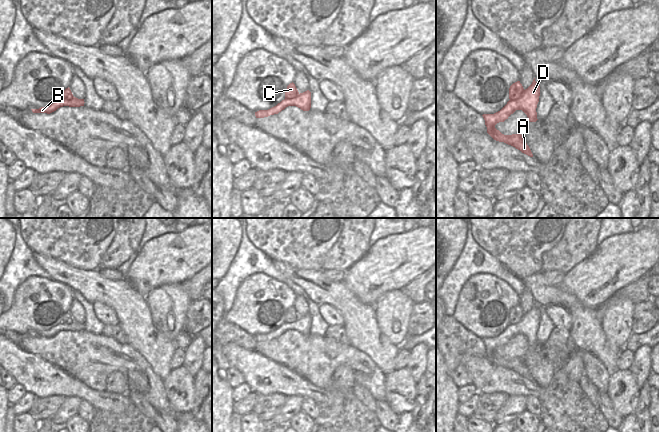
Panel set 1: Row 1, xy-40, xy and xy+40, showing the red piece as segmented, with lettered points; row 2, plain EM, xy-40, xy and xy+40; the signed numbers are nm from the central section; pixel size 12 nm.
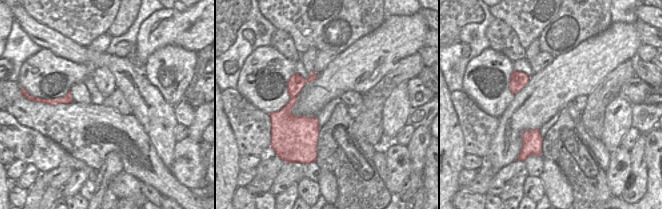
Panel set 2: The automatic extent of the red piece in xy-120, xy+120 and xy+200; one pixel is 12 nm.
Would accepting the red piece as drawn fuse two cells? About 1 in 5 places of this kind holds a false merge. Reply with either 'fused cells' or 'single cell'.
single cell

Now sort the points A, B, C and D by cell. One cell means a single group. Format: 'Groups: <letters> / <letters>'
Groups: A B C D

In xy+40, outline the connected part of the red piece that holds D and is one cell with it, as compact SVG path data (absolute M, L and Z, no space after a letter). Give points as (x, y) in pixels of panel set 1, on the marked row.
M520 81L513 83L509 88L509 101L498 112L494 114L483 114L487 133L496 141L504 142L515 147L522 153L533 157L533 154L527 145L524 136L521 134L504 135L495 128L499 122L504 122L516 110L522 110L528 117L530 122L536 122L537 119L537 104L540 96L540 85L535 81L524 89Z

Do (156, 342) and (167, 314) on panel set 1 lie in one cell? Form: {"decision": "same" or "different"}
{"decision": "different"}

